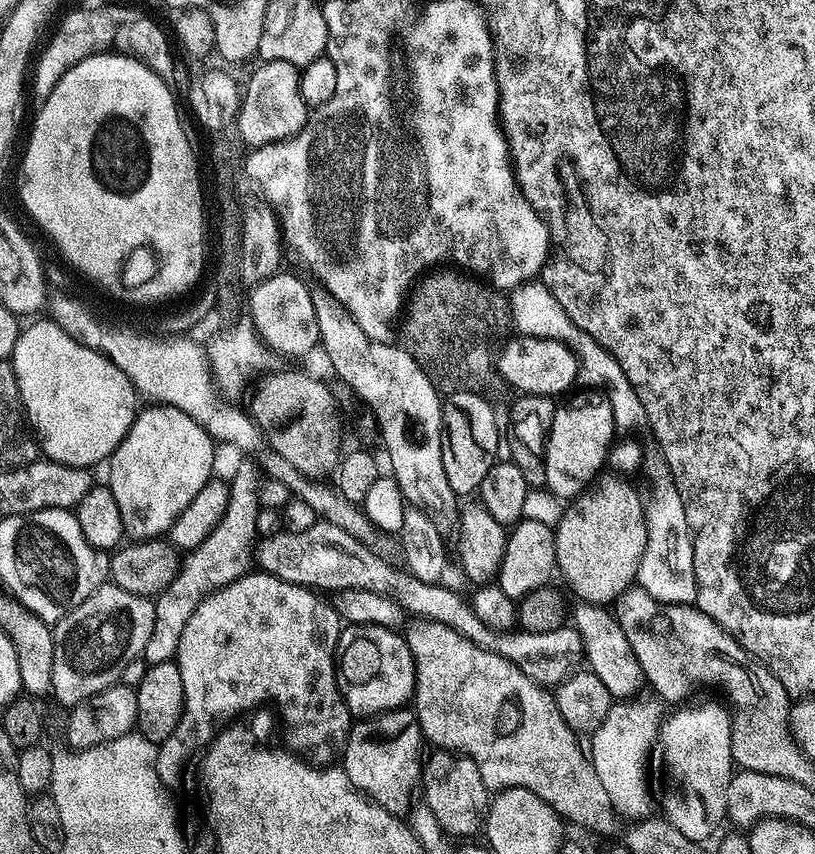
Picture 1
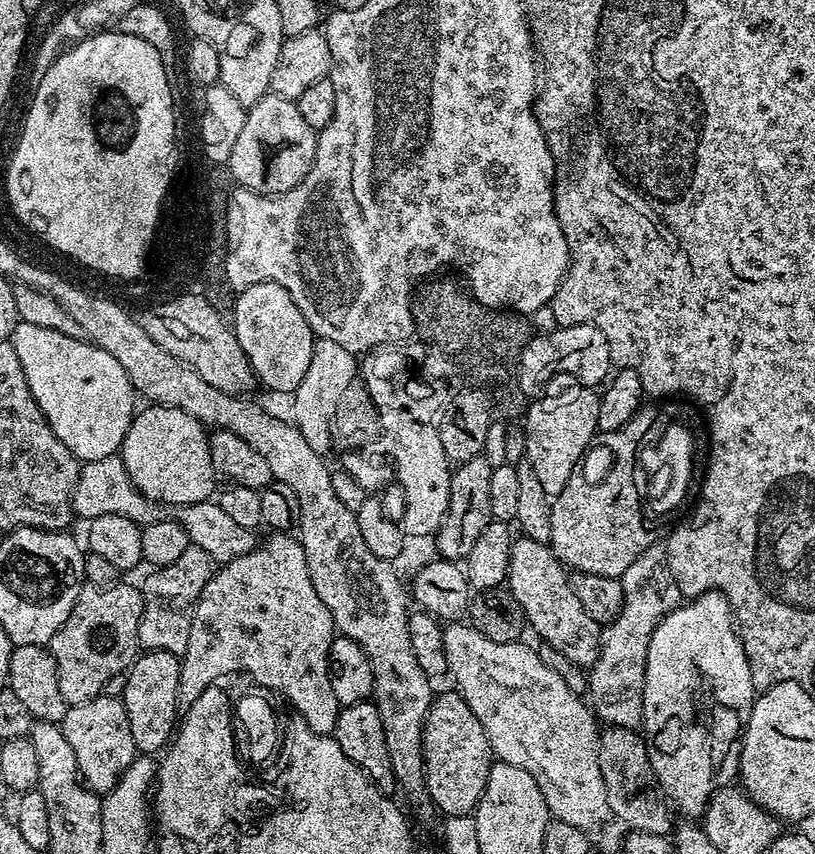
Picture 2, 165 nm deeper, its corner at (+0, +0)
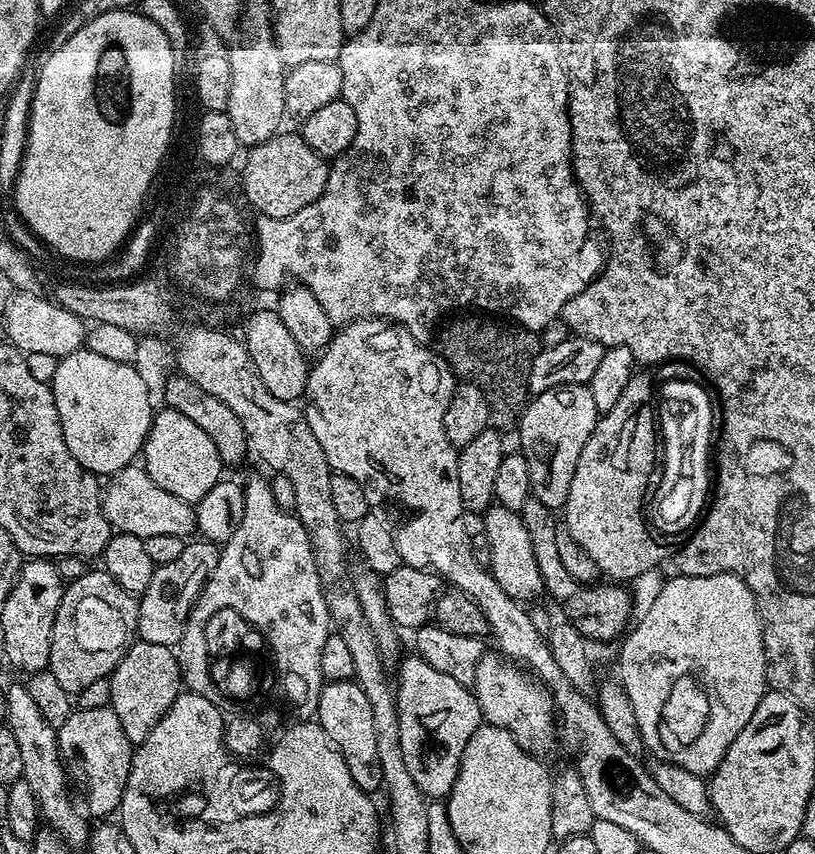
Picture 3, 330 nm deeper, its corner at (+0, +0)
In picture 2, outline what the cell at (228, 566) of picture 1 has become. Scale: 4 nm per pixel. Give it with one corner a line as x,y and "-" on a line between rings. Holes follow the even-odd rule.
189,543
188,549
176,561
170,562
170,566
149,571
149,576
142,583
144,609
138,626
138,644
141,649
184,657
186,645
190,642
190,626
194,622
198,598
202,590
206,590
206,582
210,582
217,567
213,556

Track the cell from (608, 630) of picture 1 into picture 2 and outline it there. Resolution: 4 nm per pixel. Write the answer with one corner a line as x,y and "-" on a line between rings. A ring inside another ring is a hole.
525,535
513,539
506,587
508,591
514,594
514,598
518,598
518,602
524,611
527,627
531,631
533,628
540,635
538,637
541,641
549,643
550,646
554,646
562,654
566,654
571,663
590,666
600,656
600,633
602,628
601,625
594,622
594,618
590,618
590,614
586,614
586,610
582,610
582,602
578,602
574,590
570,590
568,578
569,573
561,564
560,559
552,553
548,544
543,544

